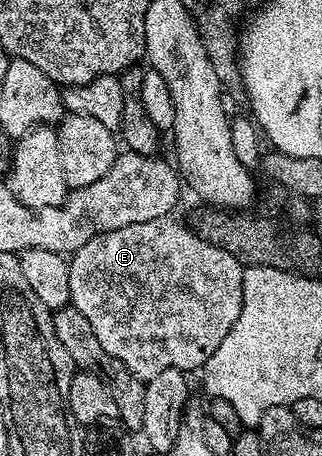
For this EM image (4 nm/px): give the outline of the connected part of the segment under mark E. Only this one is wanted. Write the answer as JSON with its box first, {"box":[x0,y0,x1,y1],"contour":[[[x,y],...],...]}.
{"box":[69,217,245,381],"contour":[[[174,217],[154,218],[145,220],[145,224],[129,224],[129,228],[117,228],[113,232],[98,234],[89,244],[85,244],[69,258],[69,292],[71,293],[71,305],[89,320],[89,325],[97,336],[101,348],[105,349],[114,359],[121,361],[131,374],[137,376],[140,381],[151,381],[154,376],[159,376],[161,372],[167,370],[182,370],[184,372],[198,371],[221,348],[221,340],[229,336],[233,324],[237,324],[237,316],[241,316],[241,304],[243,303],[243,271],[245,269],[229,252],[221,252],[221,248],[213,248],[205,240],[196,236],[194,229],[190,225],[182,226],[179,222],[174,222]]]}

